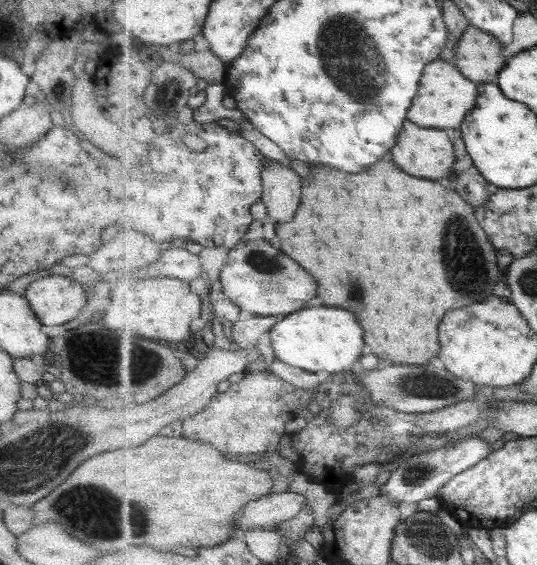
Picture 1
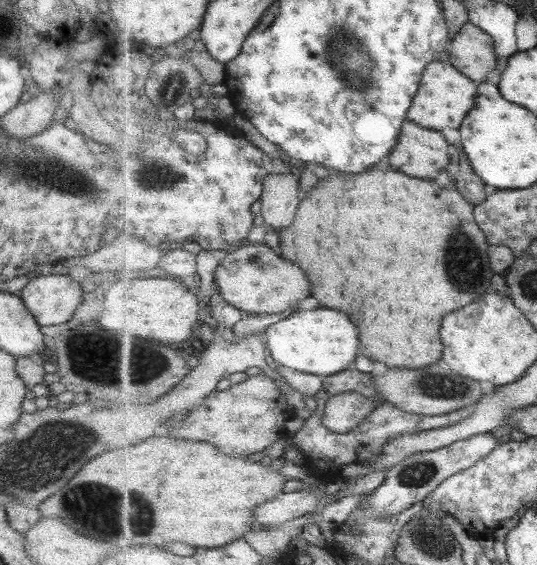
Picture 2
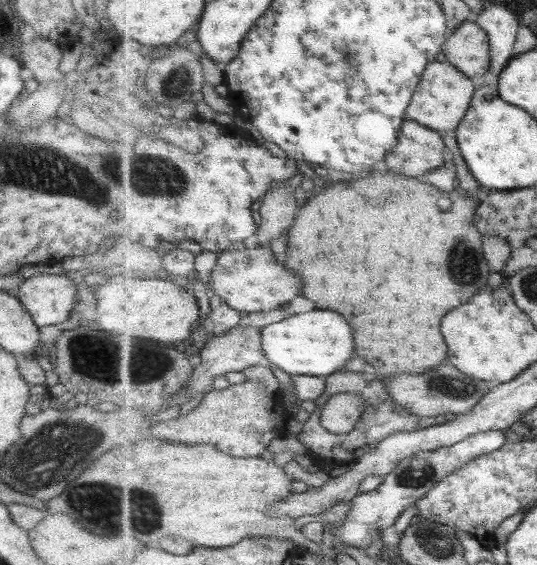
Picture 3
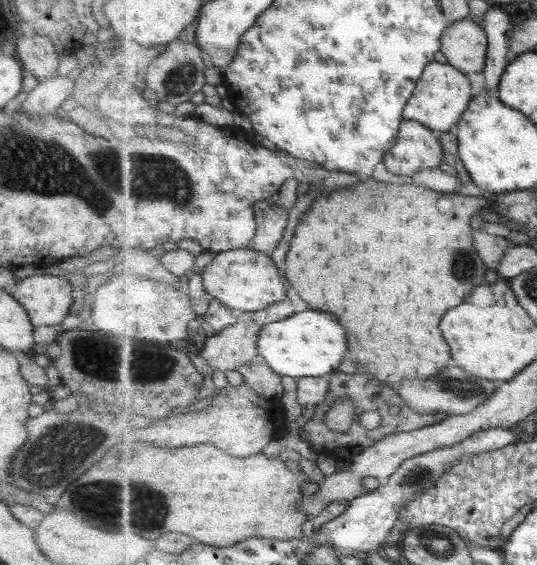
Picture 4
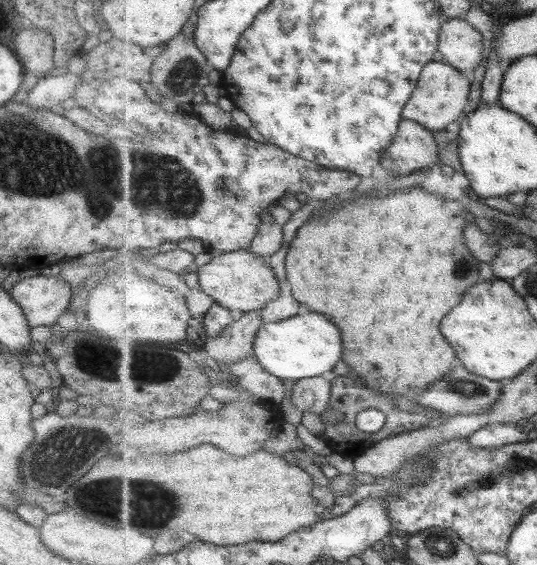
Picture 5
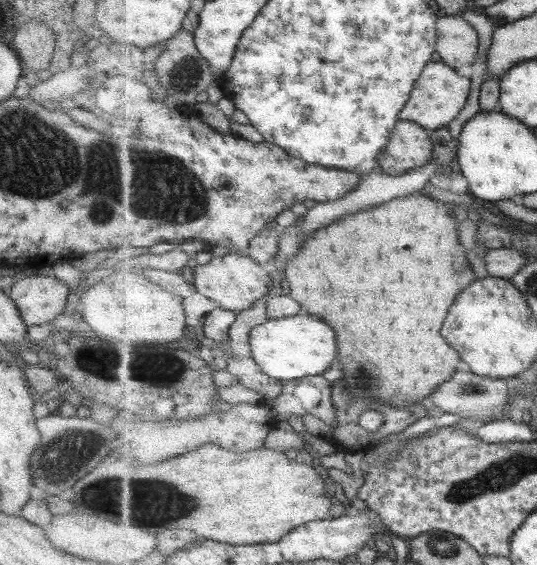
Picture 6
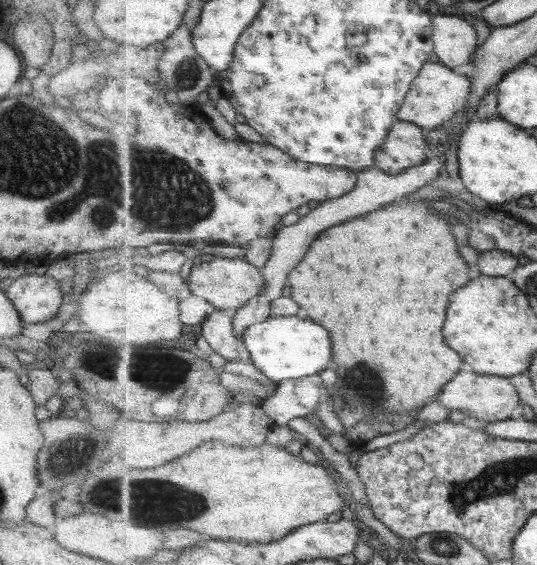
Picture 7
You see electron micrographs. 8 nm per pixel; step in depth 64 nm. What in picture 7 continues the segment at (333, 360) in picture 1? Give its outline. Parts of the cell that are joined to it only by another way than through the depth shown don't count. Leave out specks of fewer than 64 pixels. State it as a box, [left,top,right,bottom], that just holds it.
[243,316,333,383]

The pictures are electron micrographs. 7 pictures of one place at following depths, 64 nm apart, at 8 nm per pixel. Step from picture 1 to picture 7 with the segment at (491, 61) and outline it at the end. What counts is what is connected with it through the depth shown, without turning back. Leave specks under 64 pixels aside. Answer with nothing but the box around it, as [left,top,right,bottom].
[433,16,478,69]

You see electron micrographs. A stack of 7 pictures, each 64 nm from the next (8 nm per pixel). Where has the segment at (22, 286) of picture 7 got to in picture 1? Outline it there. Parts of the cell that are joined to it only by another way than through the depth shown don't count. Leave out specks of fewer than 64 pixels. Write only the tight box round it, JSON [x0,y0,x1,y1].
[24,276,87,326]

